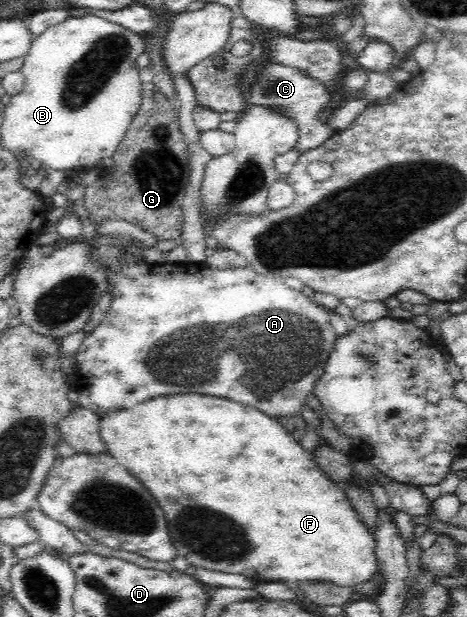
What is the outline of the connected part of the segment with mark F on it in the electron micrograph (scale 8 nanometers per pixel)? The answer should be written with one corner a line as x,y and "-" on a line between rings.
201,393
160,395
158,399
154,397
146,403
140,403
138,407
132,407
132,409
122,407
122,409
106,413
100,419
99,430
106,444
107,453
112,453
112,457
116,457
118,463
122,463
138,481
142,481
144,487
156,497
156,501
164,509
177,557
186,559
190,569
202,568
208,571
250,574
251,577
260,579
262,582
314,581
338,584
338,587
362,585
378,575
378,563
375,555
376,538
360,520
354,506
347,499
344,488
338,482
330,481
314,465
315,460
302,448
292,433
263,411
258,411
252,406
242,405
242,403
234,403
228,399
218,399
216,396
202,395

